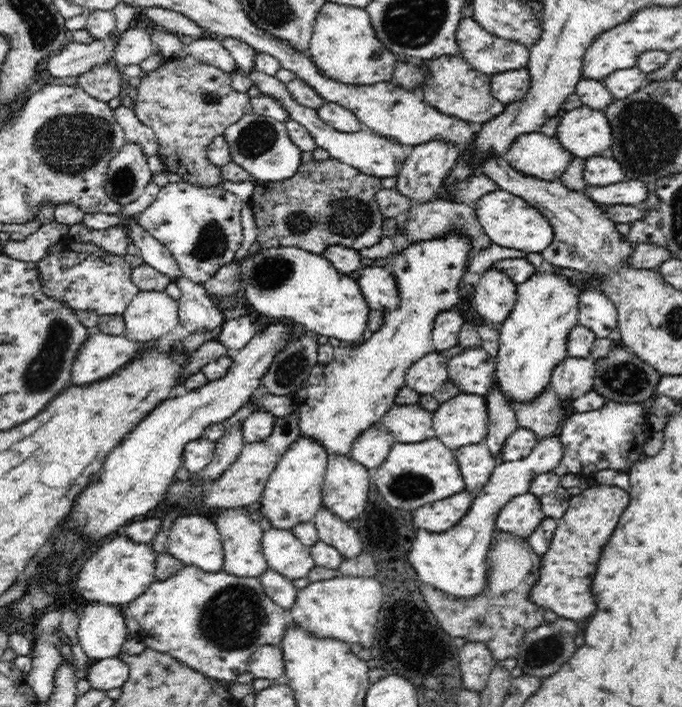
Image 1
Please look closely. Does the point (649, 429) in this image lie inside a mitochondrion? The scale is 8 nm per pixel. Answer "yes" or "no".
no

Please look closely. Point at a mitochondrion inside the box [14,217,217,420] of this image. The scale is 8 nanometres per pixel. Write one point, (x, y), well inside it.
(45, 368)

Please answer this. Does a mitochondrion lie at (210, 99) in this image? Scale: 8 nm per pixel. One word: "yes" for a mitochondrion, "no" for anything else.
no

